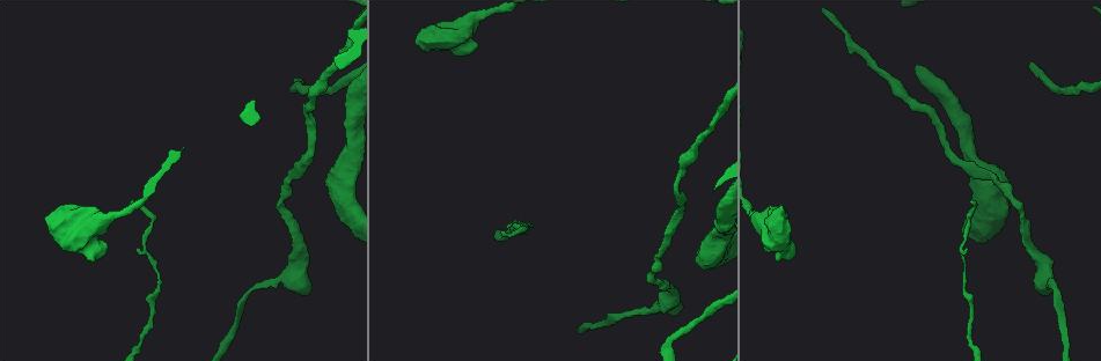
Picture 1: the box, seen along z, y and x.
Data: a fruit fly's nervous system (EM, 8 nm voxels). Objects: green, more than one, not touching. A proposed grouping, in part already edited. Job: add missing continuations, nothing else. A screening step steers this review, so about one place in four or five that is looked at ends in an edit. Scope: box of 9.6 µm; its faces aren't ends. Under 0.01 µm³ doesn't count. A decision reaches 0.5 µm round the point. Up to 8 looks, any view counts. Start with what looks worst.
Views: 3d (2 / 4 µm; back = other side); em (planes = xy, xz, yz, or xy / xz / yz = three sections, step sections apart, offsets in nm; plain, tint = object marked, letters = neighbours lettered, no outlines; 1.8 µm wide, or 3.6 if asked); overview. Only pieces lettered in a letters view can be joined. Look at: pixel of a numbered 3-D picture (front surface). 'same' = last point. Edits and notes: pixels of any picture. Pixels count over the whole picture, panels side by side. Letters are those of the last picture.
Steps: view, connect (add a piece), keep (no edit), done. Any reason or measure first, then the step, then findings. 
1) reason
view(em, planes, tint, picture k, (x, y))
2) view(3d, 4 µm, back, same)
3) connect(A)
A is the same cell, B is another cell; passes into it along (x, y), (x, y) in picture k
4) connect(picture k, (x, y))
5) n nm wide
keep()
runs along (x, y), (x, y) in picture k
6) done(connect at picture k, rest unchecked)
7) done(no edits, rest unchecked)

free end
view(em, yz, step 8, letters, picture 1, (44, 219))

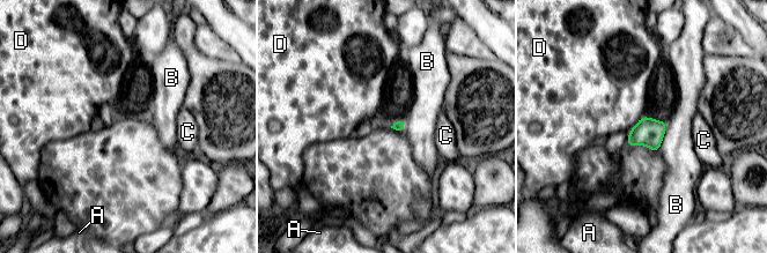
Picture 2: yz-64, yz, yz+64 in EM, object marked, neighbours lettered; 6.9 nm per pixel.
keep()
A, B, C and D are other cells; border along (644, 116), (629, 132) in picture 2; no lettered piece goes on from it

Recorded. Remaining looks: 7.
thick end
view(em, 3.6 µm, planes, letters, picture 1, (341, 216))

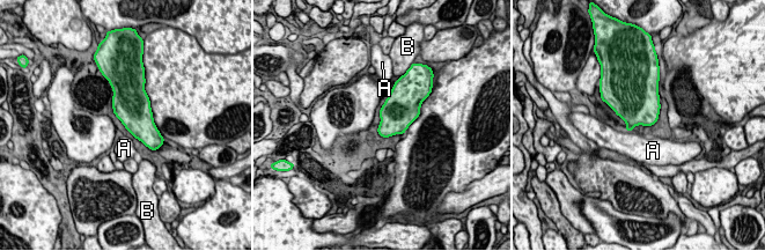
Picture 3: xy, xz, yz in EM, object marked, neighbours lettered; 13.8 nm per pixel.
360 nm wide; A touches over 120 nm
keep()
A and B are other cells; none of them fits

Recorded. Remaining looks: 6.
branch point
view(em, 3.6 µm, planes, tint, picture 1, (665, 305))

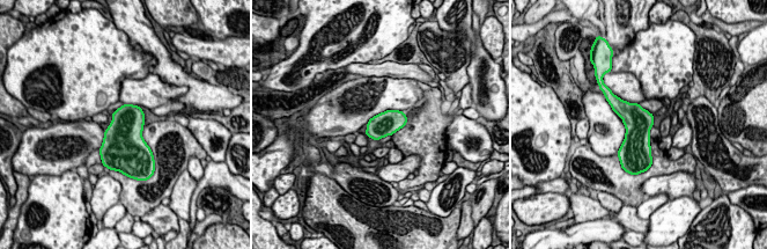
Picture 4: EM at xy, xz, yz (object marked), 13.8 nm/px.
see the neighbours
view(em, 3.6 µm, planes, letters, same)

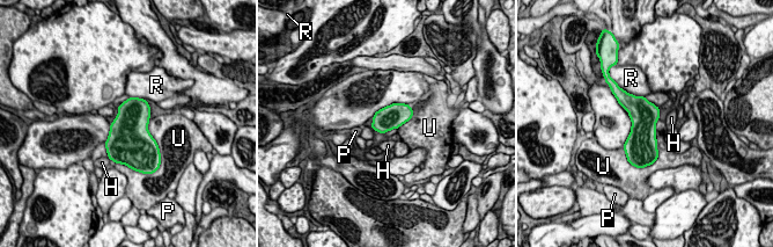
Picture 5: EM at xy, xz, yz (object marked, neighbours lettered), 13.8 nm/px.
keep()
H, P, R and U are other cells; border along (396, 128), (382, 133) in picture 5; none of them fits

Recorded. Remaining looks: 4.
done(no edits, rest unchecked)

